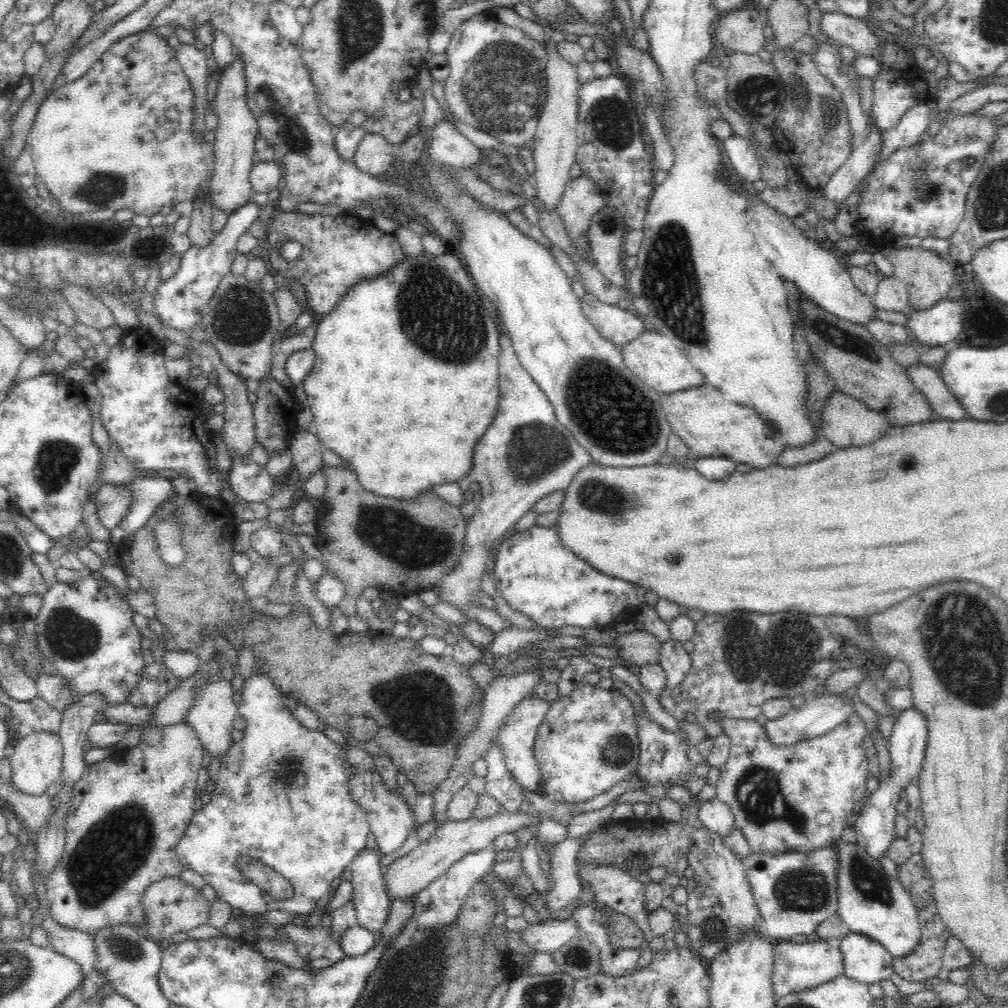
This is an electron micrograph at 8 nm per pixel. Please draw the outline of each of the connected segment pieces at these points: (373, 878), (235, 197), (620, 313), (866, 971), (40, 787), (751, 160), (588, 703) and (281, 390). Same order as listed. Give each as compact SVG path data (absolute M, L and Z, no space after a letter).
M364 846L352 860L353 895L350 900L356 909L356 924L380 934L389 915L390 897L384 889L380 857L376 849Z
M232 47L234 60L216 72L218 89L215 96L215 112L218 118L216 130L211 135L215 151L215 169L209 180L209 195L213 206L224 211L234 213L236 208L246 205L253 197L248 176L256 162L255 141L258 138L257 121L250 113L246 101L246 68L237 48Z
M594 295L581 298L581 311L590 324L607 341L617 346L634 340L649 326L632 308L622 309L618 305L600 302Z
M850 931L840 939L843 974L861 983L879 983L893 973L893 956L877 940Z
M34 732L24 735L8 752L11 764L11 783L18 791L32 796L43 795L51 784L61 778L63 750L59 733Z
M734 135L723 141L723 147L732 172L738 174L746 183L748 182L748 185L761 179L761 168L751 142Z
M579 682L568 696L558 697L536 728L532 755L538 763L538 792L553 802L584 802L634 775L639 739L634 707L614 688L600 690Z
M281 378L260 381L257 390L257 400L253 403L253 411L255 416L255 438L264 446L264 448L272 454L276 450L284 450L289 448L290 439L296 433L296 416L299 413L297 399L293 390Z

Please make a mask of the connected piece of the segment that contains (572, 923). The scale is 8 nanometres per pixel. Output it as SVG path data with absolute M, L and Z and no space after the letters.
M571 916L565 920L549 918L538 925L529 925L525 931L513 935L540 952L554 952L578 936L577 922Z

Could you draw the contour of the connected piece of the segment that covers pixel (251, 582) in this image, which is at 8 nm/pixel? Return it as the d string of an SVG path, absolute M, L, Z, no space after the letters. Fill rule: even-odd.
M266 559L259 561L258 564L252 565L251 570L243 579L243 594L249 601L267 597L267 593L277 580L279 567L276 564L268 564Z

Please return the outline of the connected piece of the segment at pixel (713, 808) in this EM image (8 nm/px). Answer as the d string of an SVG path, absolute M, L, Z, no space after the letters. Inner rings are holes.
M718 797L708 802L699 802L696 817L700 819L702 827L718 834L722 838L730 836L734 828L733 812Z

